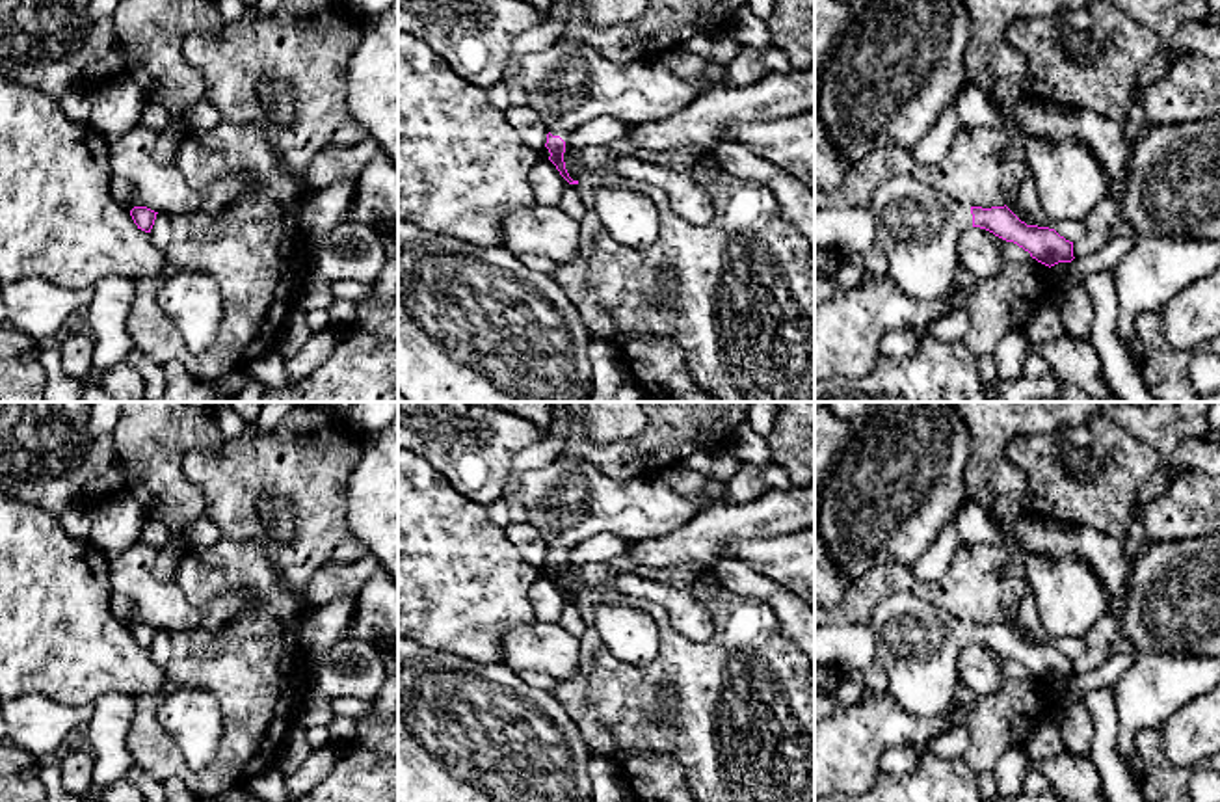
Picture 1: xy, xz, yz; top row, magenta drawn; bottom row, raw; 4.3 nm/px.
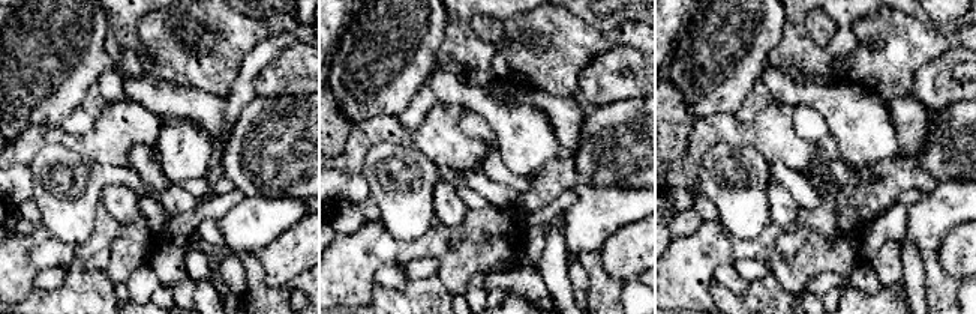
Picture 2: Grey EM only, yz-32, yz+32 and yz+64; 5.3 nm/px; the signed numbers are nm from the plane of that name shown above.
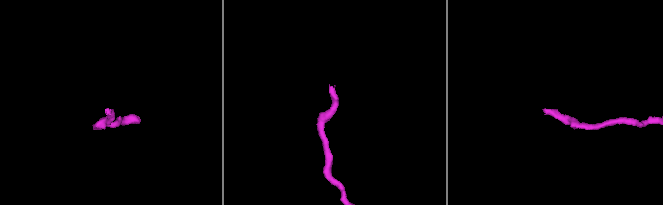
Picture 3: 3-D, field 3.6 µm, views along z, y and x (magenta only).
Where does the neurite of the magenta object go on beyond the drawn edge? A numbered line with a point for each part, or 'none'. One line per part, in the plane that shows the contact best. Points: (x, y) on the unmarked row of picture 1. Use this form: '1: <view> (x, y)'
1: yz (917, 642)

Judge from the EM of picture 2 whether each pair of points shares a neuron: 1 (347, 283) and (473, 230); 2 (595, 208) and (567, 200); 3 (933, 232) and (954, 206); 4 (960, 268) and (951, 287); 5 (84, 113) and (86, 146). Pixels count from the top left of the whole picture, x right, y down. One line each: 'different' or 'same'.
1: same
2: different
3: same
4: different
5: different

